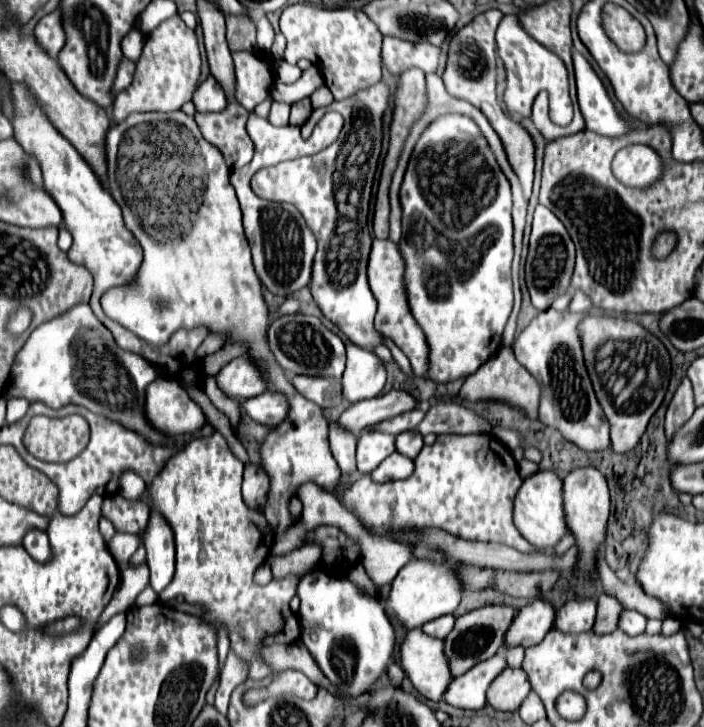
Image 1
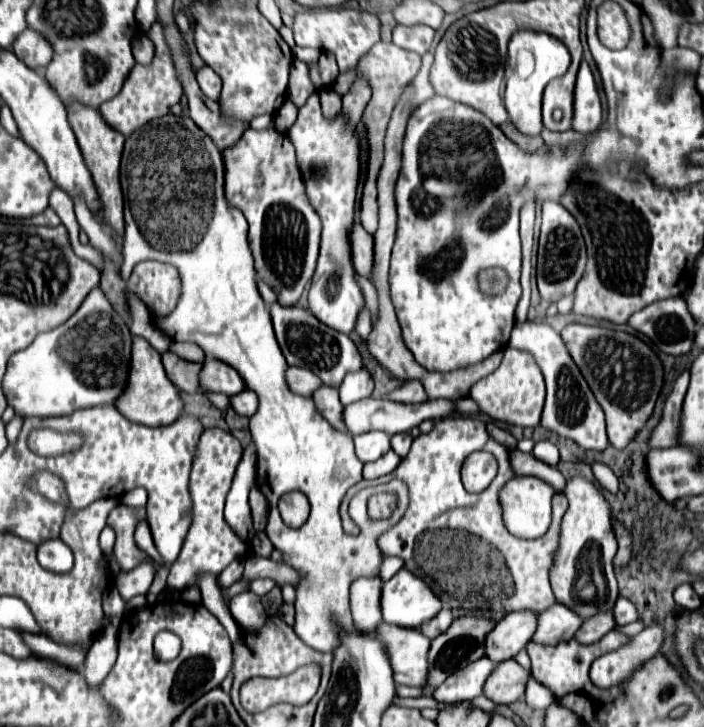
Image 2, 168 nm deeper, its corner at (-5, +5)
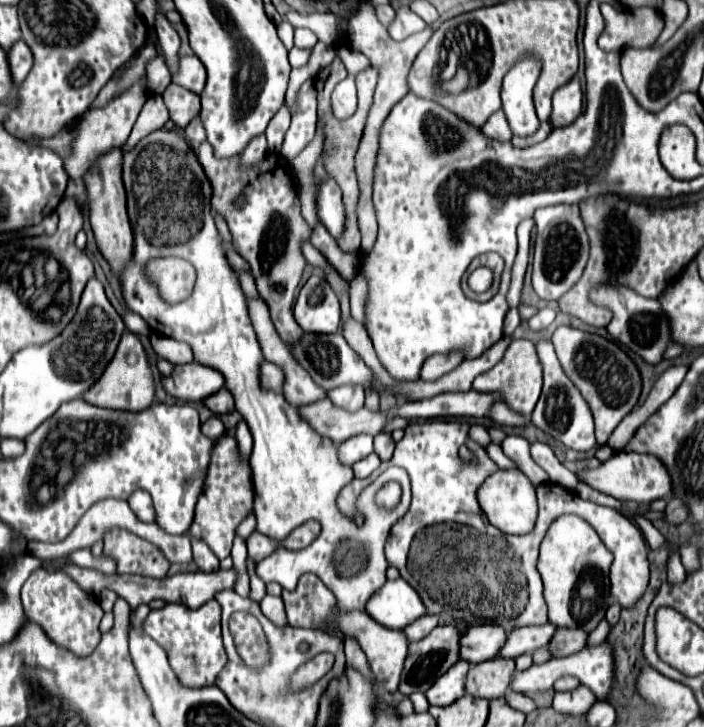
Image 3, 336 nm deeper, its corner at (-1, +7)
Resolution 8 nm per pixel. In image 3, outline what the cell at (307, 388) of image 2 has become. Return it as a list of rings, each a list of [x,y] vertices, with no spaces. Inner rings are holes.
[[[264,361],[262,363],[262,387],[268,391],[280,391],[284,385],[284,369]]]

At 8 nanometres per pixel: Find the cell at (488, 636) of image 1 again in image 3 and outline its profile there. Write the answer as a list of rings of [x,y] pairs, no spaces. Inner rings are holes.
[[[438,625],[422,641],[410,643],[410,653],[408,653],[404,673],[402,673],[402,679],[400,679],[400,691],[404,695],[416,693],[416,691],[420,691],[420,693],[428,691],[438,677],[442,677],[454,663],[460,661],[460,639],[462,639],[462,631],[458,627]]]

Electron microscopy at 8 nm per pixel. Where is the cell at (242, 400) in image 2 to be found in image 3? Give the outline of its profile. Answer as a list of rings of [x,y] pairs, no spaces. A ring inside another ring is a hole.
[[[222,389],[222,391],[206,397],[204,403],[206,403],[206,407],[208,407],[214,415],[224,415],[224,413],[234,411],[234,397],[230,395],[228,389]]]

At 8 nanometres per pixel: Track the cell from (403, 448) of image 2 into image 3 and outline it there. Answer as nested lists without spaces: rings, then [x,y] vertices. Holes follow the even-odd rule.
[[[380,433],[380,435],[374,437],[374,451],[378,453],[378,457],[382,461],[388,461],[392,457],[394,447],[396,447],[396,443],[394,443],[394,439],[392,439],[390,433]]]

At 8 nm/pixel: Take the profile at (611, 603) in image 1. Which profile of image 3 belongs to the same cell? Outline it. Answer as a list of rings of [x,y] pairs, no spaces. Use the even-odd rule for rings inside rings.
[[[560,627],[552,641],[550,641],[550,649],[554,653],[554,657],[566,657],[572,653],[578,653],[580,649],[584,649],[588,643],[588,633],[584,629],[566,629]]]

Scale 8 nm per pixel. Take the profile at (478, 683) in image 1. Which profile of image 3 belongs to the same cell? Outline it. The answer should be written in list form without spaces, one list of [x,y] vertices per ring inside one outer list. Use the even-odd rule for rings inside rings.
[[[458,661],[448,673],[444,673],[428,691],[426,697],[430,705],[450,705],[466,693],[466,673],[470,669],[468,661]]]

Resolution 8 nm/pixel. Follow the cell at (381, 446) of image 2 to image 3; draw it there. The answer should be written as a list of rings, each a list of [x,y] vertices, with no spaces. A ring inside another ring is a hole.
[[[362,433],[362,435],[354,435],[350,439],[346,439],[340,447],[338,447],[338,453],[340,453],[340,461],[344,465],[354,465],[356,461],[368,457],[370,453],[374,451],[374,437]]]

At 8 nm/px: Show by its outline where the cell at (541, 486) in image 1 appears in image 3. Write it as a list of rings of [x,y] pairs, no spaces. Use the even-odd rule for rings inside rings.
[[[498,469],[496,473],[492,473],[478,489],[478,501],[480,501],[480,507],[482,507],[484,515],[488,517],[488,521],[494,527],[498,527],[502,533],[522,535],[522,533],[530,533],[530,529],[534,529],[534,523],[538,517],[536,487],[530,483],[530,479],[522,471]]]

